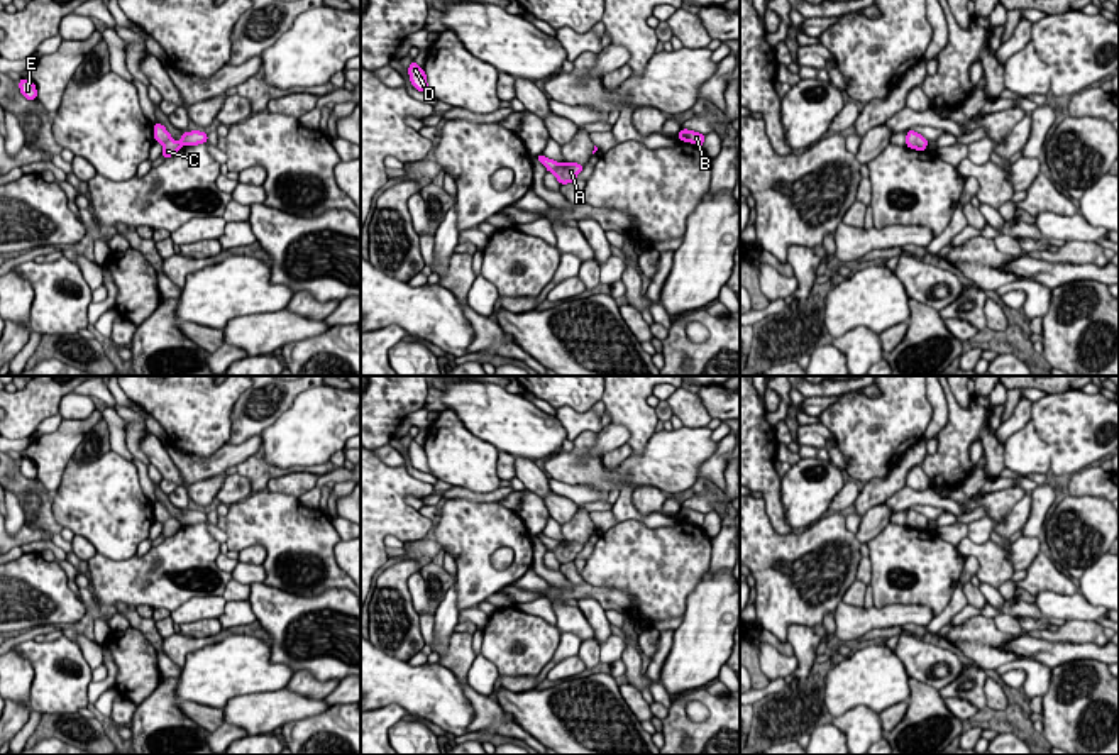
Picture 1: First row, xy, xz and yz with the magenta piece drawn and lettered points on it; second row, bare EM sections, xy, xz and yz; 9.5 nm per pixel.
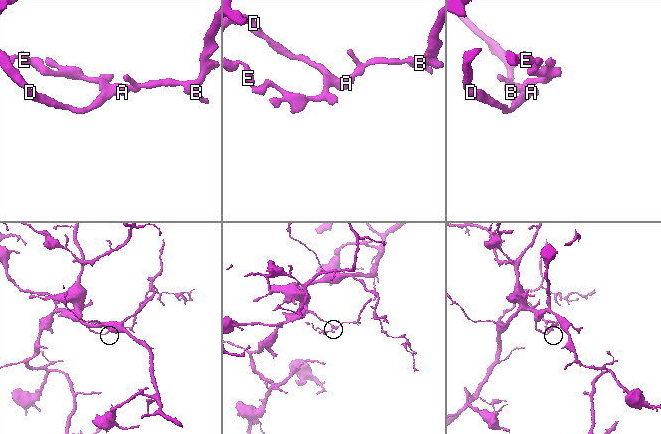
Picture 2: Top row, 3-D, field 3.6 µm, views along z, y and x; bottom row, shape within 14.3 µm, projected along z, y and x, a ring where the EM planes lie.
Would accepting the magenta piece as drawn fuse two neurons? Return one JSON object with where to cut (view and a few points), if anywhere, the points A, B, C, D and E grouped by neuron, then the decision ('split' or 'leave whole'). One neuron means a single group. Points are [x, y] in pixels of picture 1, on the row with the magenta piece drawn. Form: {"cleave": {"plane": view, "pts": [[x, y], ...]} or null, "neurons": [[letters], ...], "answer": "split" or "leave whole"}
{"cleave": {"plane": "xz", "pts": [[561, 163], [551, 171]]}, "neurons": [["A", "B", "E"], ["C", "D"]], "answer": "split"}

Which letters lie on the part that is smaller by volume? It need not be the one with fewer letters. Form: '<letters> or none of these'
A, B, E

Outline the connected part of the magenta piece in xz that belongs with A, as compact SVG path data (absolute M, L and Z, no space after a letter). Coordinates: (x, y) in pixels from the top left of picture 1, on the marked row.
M560 163L555 169L550 173L557 178L560 185L574 183L577 174L584 169L584 164L577 163Z

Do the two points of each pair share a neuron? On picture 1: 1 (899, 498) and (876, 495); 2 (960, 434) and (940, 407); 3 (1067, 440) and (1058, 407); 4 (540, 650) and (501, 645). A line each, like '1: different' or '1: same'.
1: different
2: different
3: same
4: same

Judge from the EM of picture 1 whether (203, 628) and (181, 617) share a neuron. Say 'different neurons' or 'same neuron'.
different neurons

